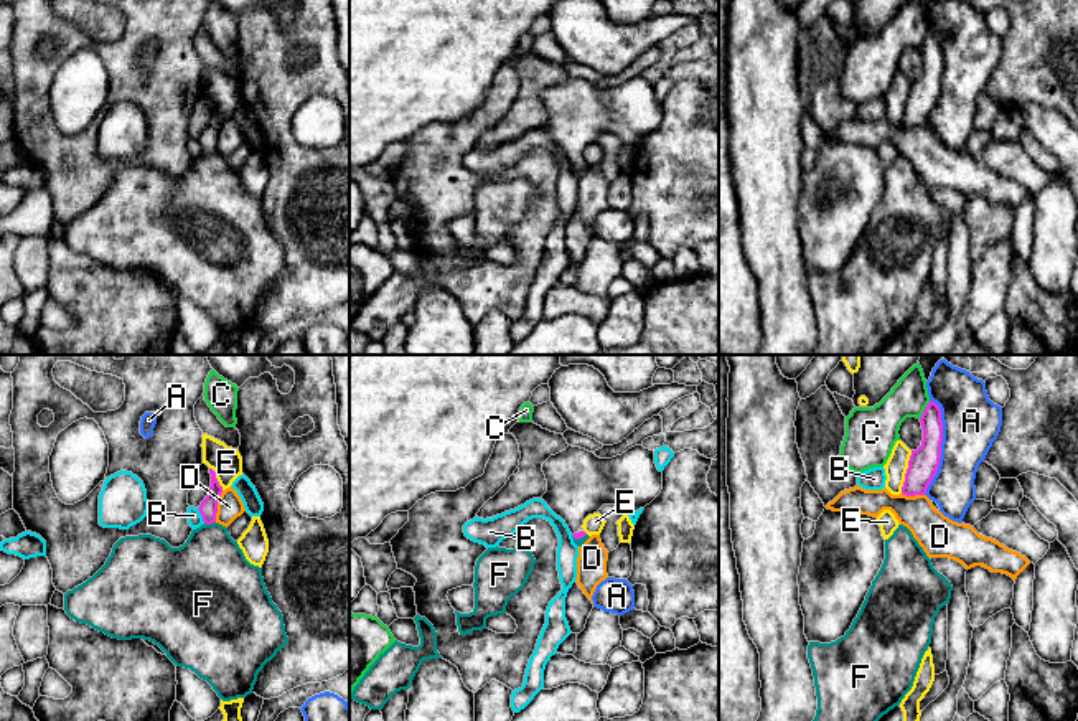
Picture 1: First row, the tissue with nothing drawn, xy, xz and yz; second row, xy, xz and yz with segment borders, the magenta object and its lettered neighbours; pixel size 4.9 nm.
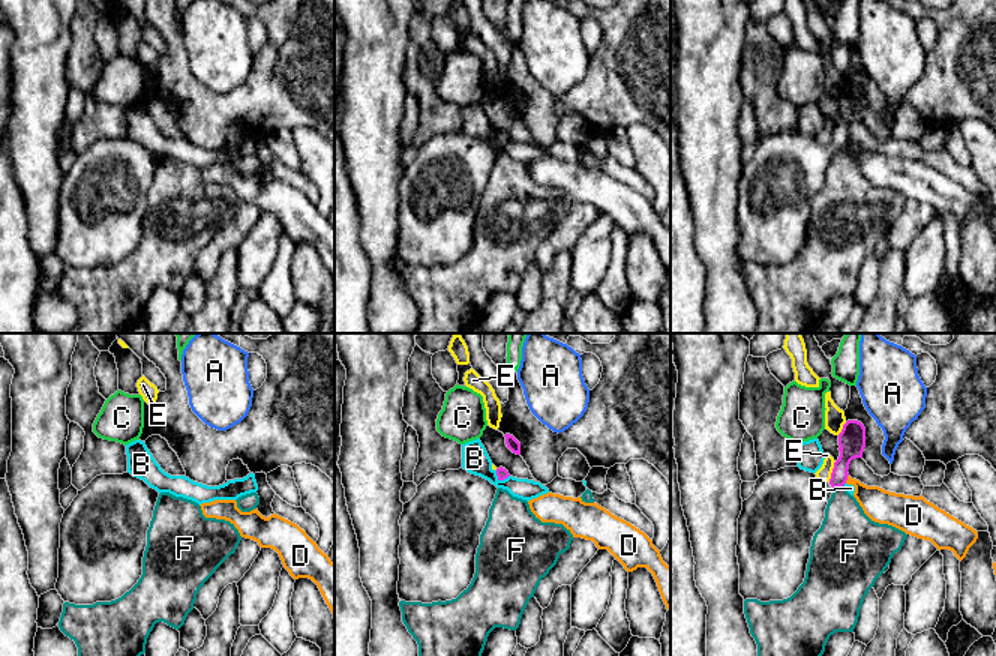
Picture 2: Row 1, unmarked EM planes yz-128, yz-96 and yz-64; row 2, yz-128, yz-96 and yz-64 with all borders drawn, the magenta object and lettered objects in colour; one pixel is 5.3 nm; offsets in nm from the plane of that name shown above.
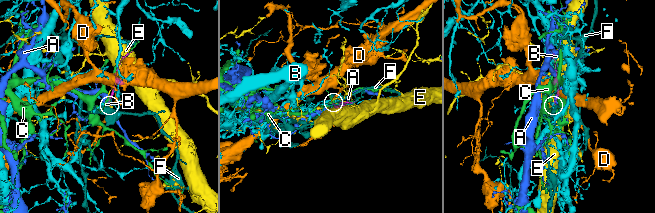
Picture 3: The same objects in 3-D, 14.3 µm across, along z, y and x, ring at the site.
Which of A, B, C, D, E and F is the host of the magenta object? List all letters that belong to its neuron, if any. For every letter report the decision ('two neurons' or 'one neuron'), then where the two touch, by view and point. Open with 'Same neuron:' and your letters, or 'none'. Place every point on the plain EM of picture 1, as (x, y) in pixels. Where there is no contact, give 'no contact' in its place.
Same neuron: none
A: two neurons; contact yz (940, 78)
B: two neurons; contact xy (201, 146)
C: two neurons; contact yz (925, 40)
D: two neurons; contact xy (216, 137)
E: two neurons; contact yz (907, 103)
F: two neurons; contact xy (210, 154)

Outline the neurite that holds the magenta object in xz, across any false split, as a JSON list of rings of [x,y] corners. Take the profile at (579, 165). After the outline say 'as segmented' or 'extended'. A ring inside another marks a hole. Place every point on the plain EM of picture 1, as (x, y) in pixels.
[[[569,76],[551,86],[542,102],[547,122],[541,129],[565,152],[575,170],[587,165],[584,150],[603,135],[615,135],[631,145],[663,120],[663,102],[654,94],[654,81],[643,76],[612,89]]]; extended

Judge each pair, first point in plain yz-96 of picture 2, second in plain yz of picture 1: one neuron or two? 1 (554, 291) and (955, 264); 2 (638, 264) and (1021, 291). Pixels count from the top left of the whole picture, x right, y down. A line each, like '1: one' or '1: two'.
1: one
2: two

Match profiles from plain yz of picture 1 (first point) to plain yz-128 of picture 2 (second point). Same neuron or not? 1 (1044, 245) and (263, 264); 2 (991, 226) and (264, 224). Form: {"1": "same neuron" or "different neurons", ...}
{"1": "different neurons", "2": "different neurons"}

